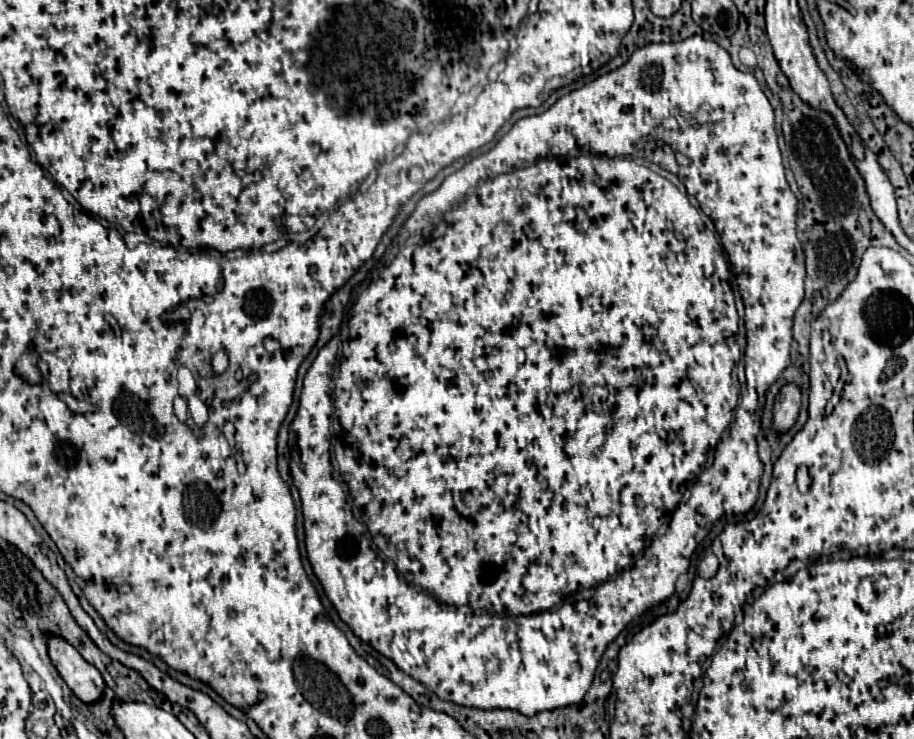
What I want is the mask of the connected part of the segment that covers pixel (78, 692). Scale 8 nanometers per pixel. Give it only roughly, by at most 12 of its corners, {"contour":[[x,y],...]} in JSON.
{"contour":[[49,634],[47,650],[77,698],[97,702],[105,682],[65,638]]}

